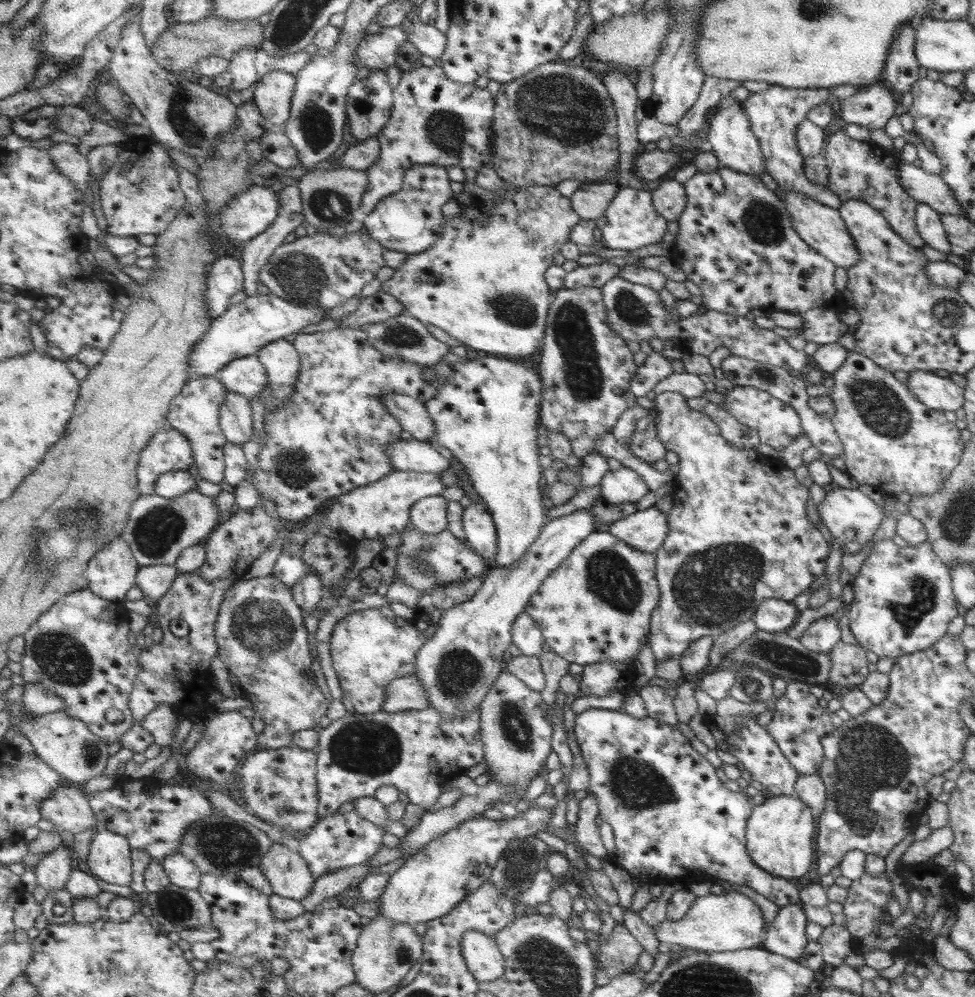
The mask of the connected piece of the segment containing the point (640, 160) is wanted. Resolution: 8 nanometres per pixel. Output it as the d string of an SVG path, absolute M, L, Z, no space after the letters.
M651 150L651 152L643 152L641 156L637 156L635 160L635 170L639 176L645 178L645 182L655 182L657 180L665 180L665 174L677 166L683 164L681 156L675 150Z

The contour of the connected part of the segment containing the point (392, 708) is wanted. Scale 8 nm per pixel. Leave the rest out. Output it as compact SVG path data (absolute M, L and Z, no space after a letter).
M419 676L399 678L387 690L385 712L405 712L405 710L427 710L431 708L431 696L425 682Z

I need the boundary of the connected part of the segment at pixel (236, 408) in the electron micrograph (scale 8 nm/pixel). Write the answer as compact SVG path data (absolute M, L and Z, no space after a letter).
M227 392L227 400L221 406L221 426L229 444L243 446L245 442L251 442L255 434L251 400L237 392Z

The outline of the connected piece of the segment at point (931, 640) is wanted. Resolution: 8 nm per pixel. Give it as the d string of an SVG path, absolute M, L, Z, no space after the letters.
M893 540L873 542L865 562L861 564L857 576L849 584L853 592L853 602L849 604L849 630L857 644L867 652L873 652L877 658L895 660L899 656L909 656L915 652L923 652L931 648L937 640L947 634L947 626L953 618L959 616L959 604L955 602L951 588L951 572L949 568L931 552L927 542L919 546L895 546Z

